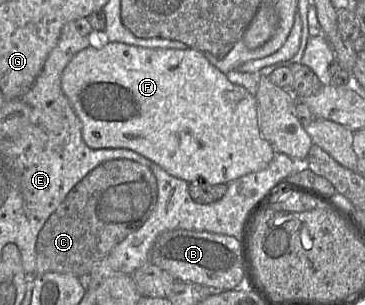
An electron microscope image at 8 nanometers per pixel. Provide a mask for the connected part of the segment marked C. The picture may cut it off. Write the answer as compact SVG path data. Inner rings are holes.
M112 159L98 165L70 190L42 227L36 243L36 270L33 276L51 272L78 278L88 275L96 263L108 256L150 217L157 196L157 181L150 168L129 159Z

